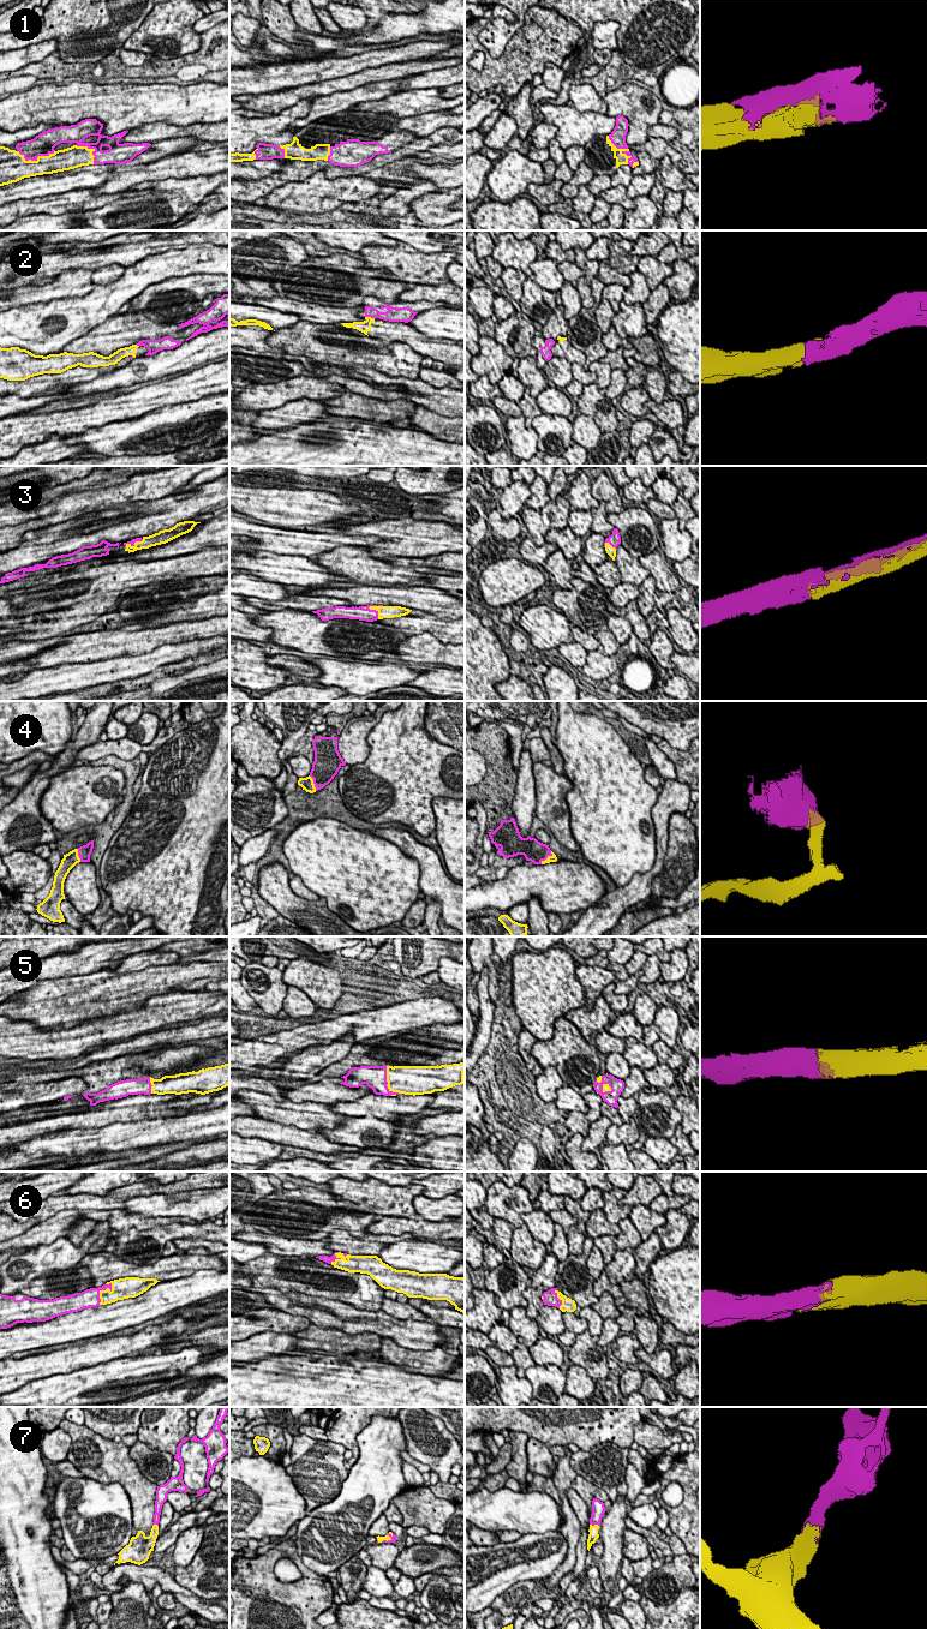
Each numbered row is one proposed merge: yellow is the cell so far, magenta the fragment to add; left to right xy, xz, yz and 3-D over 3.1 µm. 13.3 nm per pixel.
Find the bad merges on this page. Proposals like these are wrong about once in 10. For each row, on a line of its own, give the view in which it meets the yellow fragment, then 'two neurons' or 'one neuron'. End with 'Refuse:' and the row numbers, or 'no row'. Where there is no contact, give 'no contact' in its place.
1: yz | one neuron
2: xz | two neurons
3: xz | one neuron
4: yz | one neuron
5: xz | one neuron
6: xy | one neuron
7: yz | one neuron
Refuse: 2

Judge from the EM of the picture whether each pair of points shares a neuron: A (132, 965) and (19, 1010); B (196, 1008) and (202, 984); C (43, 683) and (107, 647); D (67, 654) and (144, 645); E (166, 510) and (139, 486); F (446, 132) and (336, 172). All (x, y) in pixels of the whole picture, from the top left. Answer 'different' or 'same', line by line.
A: different
B: different
C: different
D: same
E: different
F: same

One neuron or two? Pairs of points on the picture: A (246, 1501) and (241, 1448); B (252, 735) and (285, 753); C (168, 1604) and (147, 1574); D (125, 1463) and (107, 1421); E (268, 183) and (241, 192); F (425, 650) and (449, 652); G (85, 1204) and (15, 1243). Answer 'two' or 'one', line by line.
A: two
B: two
C: two
D: two
E: one
F: one
G: two

